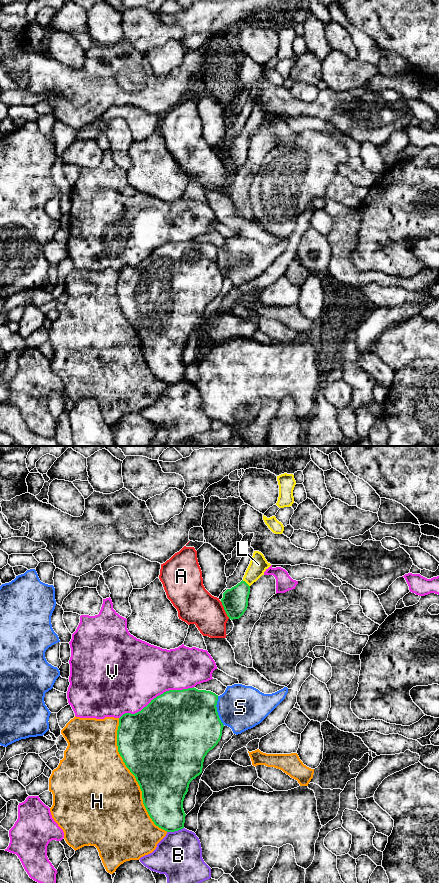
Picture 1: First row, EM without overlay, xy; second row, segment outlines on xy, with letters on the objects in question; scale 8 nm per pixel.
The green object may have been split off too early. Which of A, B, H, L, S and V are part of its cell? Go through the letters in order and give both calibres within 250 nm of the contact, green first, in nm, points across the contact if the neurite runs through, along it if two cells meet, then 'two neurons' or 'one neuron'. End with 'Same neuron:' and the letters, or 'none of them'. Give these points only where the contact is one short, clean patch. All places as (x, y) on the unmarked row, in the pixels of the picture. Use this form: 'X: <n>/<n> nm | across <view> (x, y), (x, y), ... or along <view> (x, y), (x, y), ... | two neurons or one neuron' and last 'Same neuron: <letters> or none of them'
A: 200/300 nm | along xy (220, 153), (229, 170) | two neurons
B: 300/380 nm | two neurons
H: 500/480 nm | two neurons
L: 200/140 nm | across xy (235, 152), (246, 135), (258, 116) | one neuron
S: 500/360 nm | two neurons
V: 500/500 nm | two neurons
Same neuron: L

